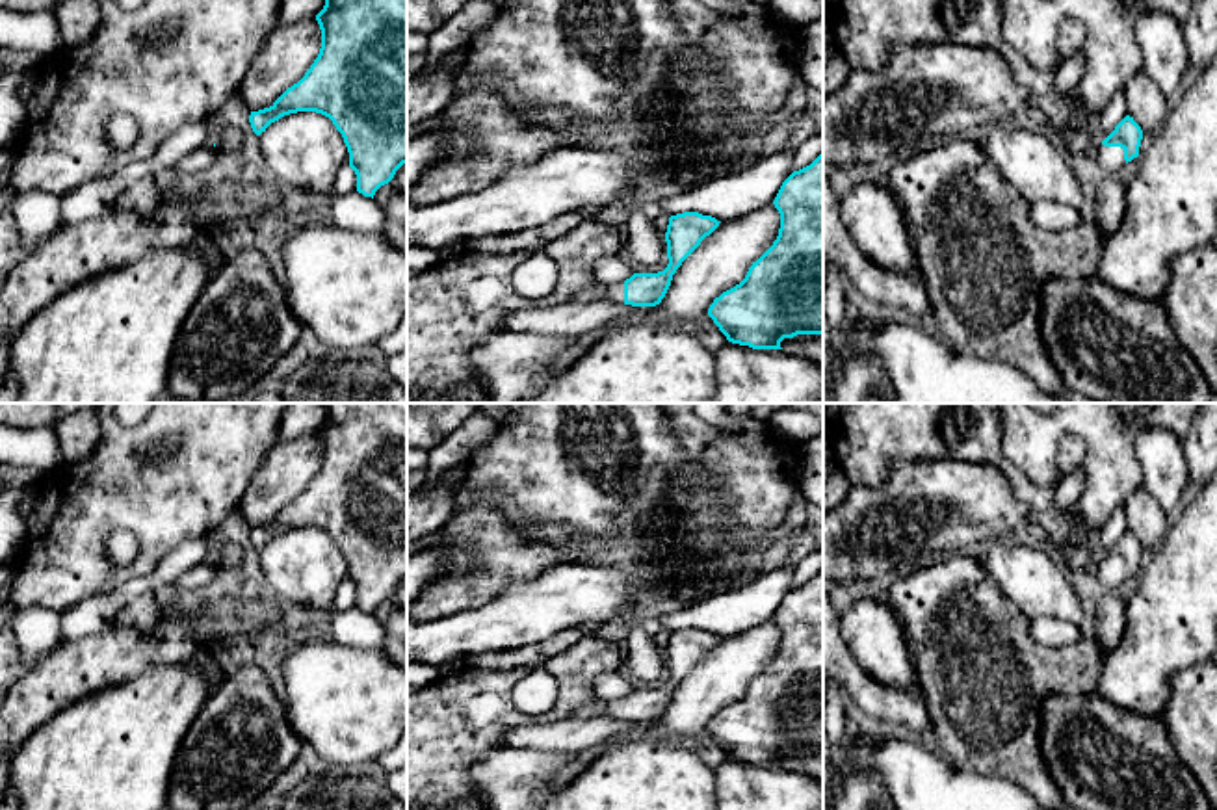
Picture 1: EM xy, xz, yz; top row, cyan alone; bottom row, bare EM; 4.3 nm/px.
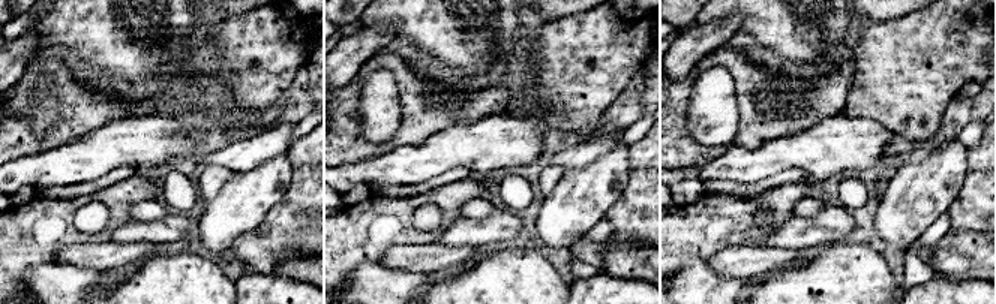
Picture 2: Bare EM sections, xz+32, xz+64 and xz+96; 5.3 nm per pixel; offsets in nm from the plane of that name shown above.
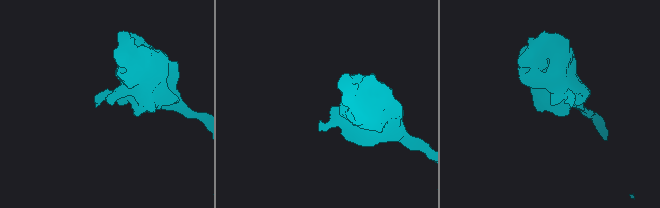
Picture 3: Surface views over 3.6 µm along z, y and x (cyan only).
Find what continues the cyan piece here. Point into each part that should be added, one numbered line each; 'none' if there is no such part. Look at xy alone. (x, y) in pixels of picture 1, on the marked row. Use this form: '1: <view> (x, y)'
none

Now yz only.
1: yz (1112, 158)

